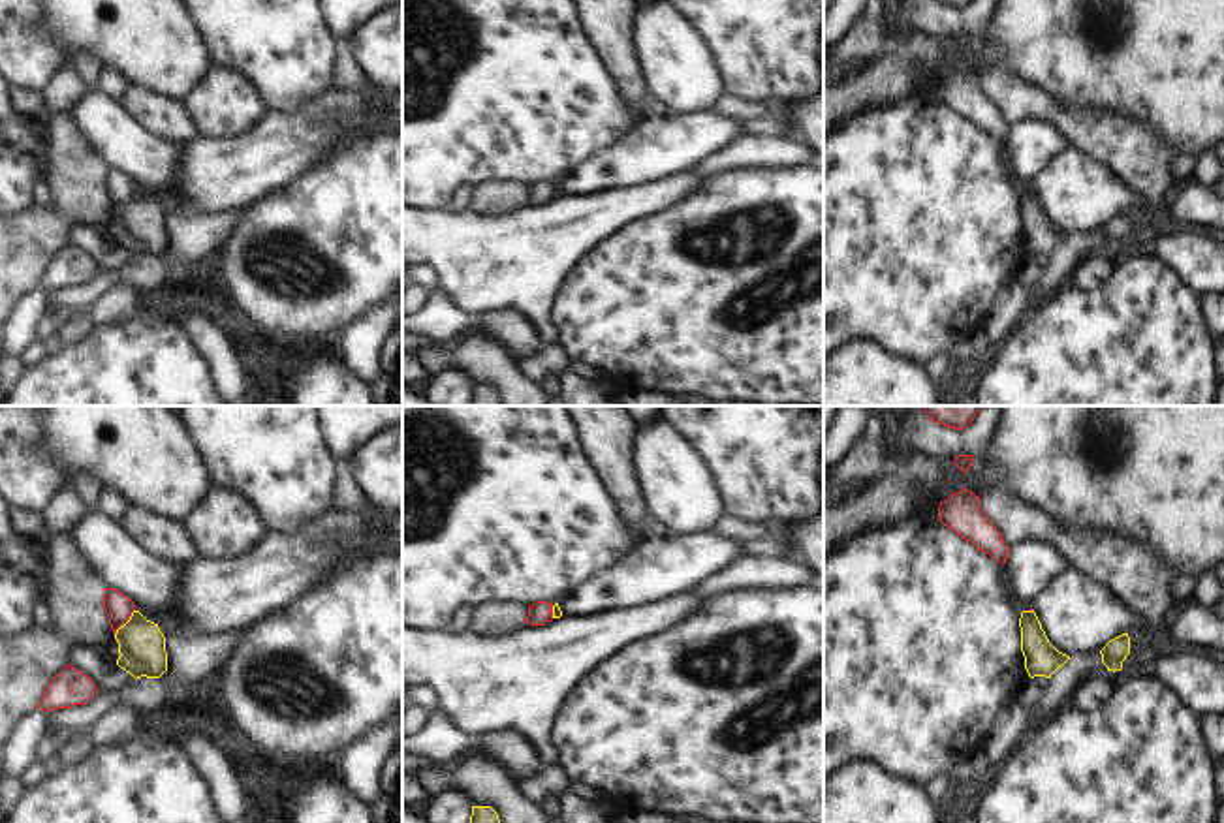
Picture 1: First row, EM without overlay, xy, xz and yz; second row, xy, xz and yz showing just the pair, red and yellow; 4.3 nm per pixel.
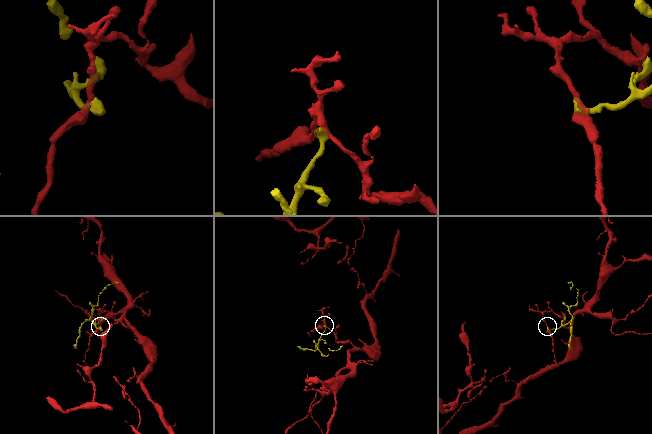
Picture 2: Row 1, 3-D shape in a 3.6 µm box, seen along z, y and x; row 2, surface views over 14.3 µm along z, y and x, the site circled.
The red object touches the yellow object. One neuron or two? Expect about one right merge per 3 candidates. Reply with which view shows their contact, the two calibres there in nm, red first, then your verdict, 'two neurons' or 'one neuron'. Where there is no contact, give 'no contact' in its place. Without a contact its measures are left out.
contact in xy; calibres 120 and 200 nm; two neurons

